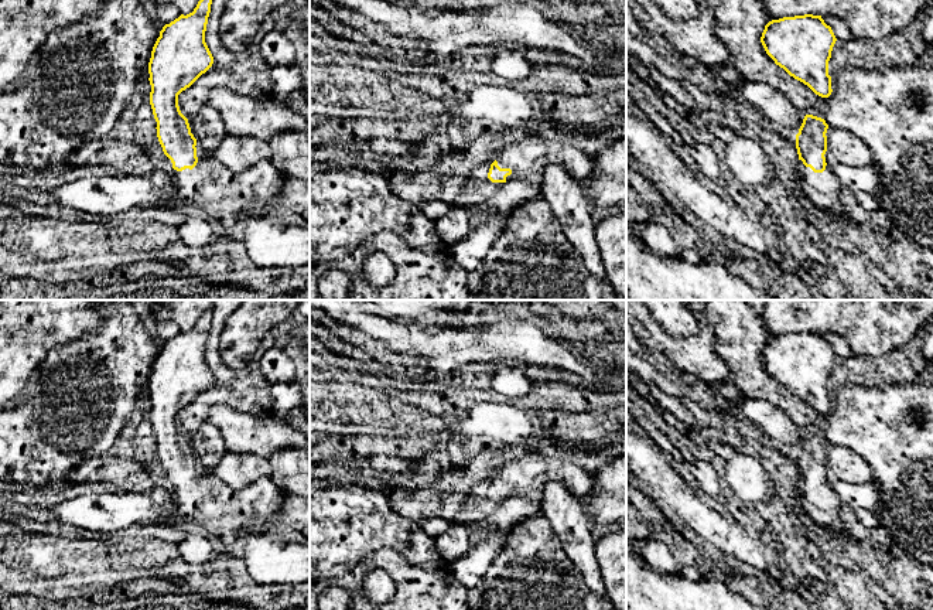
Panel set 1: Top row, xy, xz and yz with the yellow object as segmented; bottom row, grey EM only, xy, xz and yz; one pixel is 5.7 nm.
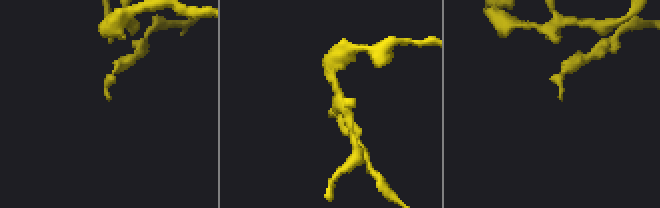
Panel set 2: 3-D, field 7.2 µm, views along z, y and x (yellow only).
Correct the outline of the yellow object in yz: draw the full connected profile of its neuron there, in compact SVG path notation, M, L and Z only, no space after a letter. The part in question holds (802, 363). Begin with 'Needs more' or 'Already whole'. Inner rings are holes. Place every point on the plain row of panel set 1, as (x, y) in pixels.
Already whole. M813 331L772 337L761 354L775 381L821 415L833 409L828 378L835 358L831 344Z

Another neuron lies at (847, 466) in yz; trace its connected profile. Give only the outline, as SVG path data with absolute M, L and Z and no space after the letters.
M840 444L827 446L827 467L838 481L865 484L872 480L872 470L867 461L851 449Z

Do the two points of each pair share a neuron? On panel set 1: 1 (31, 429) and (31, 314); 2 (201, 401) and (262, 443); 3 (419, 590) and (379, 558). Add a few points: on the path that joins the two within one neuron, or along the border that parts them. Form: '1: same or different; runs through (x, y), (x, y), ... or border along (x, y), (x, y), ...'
1: different; border along (68, 343), (55, 346), (41, 363)
2: different; border along (245, 412), (236, 408), (214, 406), (205, 421)
3: same; runs through (409, 585), (389, 565)

